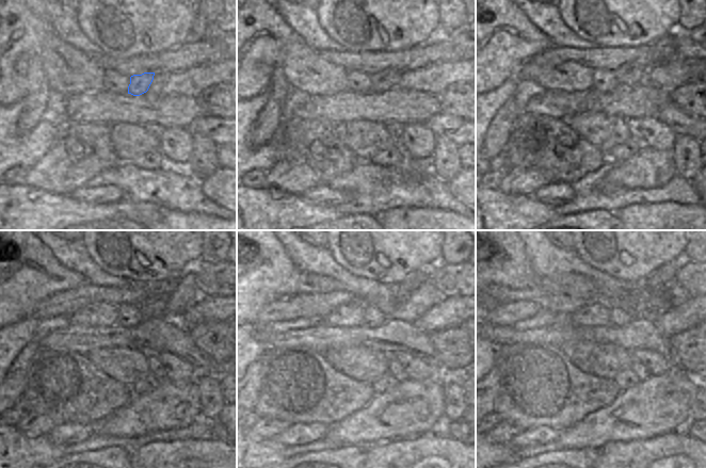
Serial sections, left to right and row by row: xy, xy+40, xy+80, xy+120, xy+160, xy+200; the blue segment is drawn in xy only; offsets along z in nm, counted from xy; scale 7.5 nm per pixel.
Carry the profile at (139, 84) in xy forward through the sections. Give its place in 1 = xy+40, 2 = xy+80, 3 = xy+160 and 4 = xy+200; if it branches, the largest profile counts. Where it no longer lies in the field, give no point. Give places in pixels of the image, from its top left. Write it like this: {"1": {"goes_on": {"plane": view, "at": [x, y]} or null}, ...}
{"1": {"goes_on": {"plane": "xy+40", "at": [384, 80]}}, "2": {"goes_on": {"plane": "xy+80", "at": [630, 74]}}, "3": {"goes_on": {"plane": "xy+160", "at": [387, 297]}}, "4": {"goes_on": {"plane": "xy+200", "at": [627, 295]}}}

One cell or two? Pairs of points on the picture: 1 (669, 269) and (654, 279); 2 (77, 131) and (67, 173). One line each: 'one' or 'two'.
1: one
2: one

